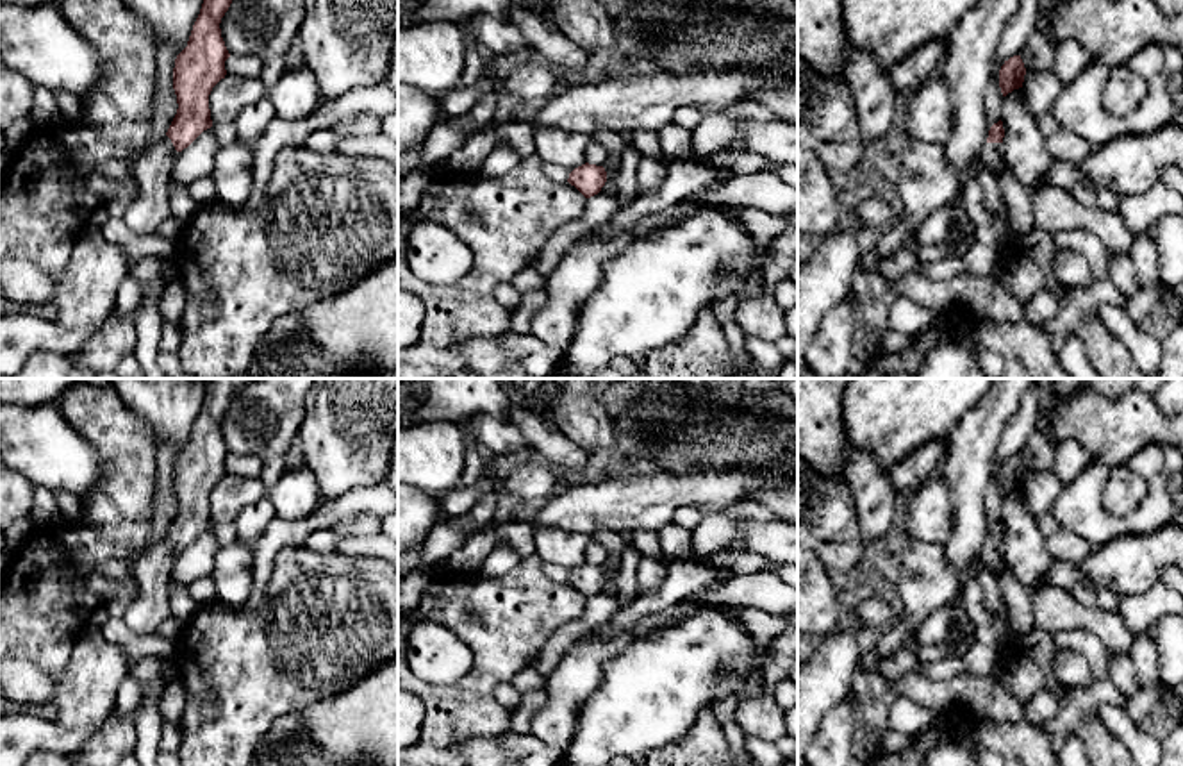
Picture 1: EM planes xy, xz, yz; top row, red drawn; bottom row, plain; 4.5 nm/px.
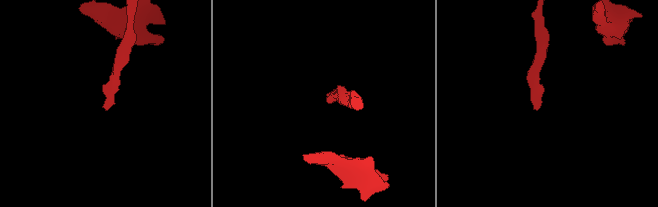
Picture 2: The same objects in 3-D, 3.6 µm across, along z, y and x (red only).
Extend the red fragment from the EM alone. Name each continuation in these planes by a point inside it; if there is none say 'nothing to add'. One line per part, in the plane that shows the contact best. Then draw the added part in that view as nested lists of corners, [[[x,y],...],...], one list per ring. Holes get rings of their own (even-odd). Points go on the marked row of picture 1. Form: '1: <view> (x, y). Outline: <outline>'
1: xy (152, 170). Outline: [[[166,136],[134,161],[139,196],[132,202],[125,221],[136,234],[152,234],[164,220],[171,218],[168,184],[178,154]]]

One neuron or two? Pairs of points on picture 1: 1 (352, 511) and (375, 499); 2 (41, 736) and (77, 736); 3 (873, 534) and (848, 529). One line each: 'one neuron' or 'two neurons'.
1: one neuron
2: one neuron
3: two neurons

